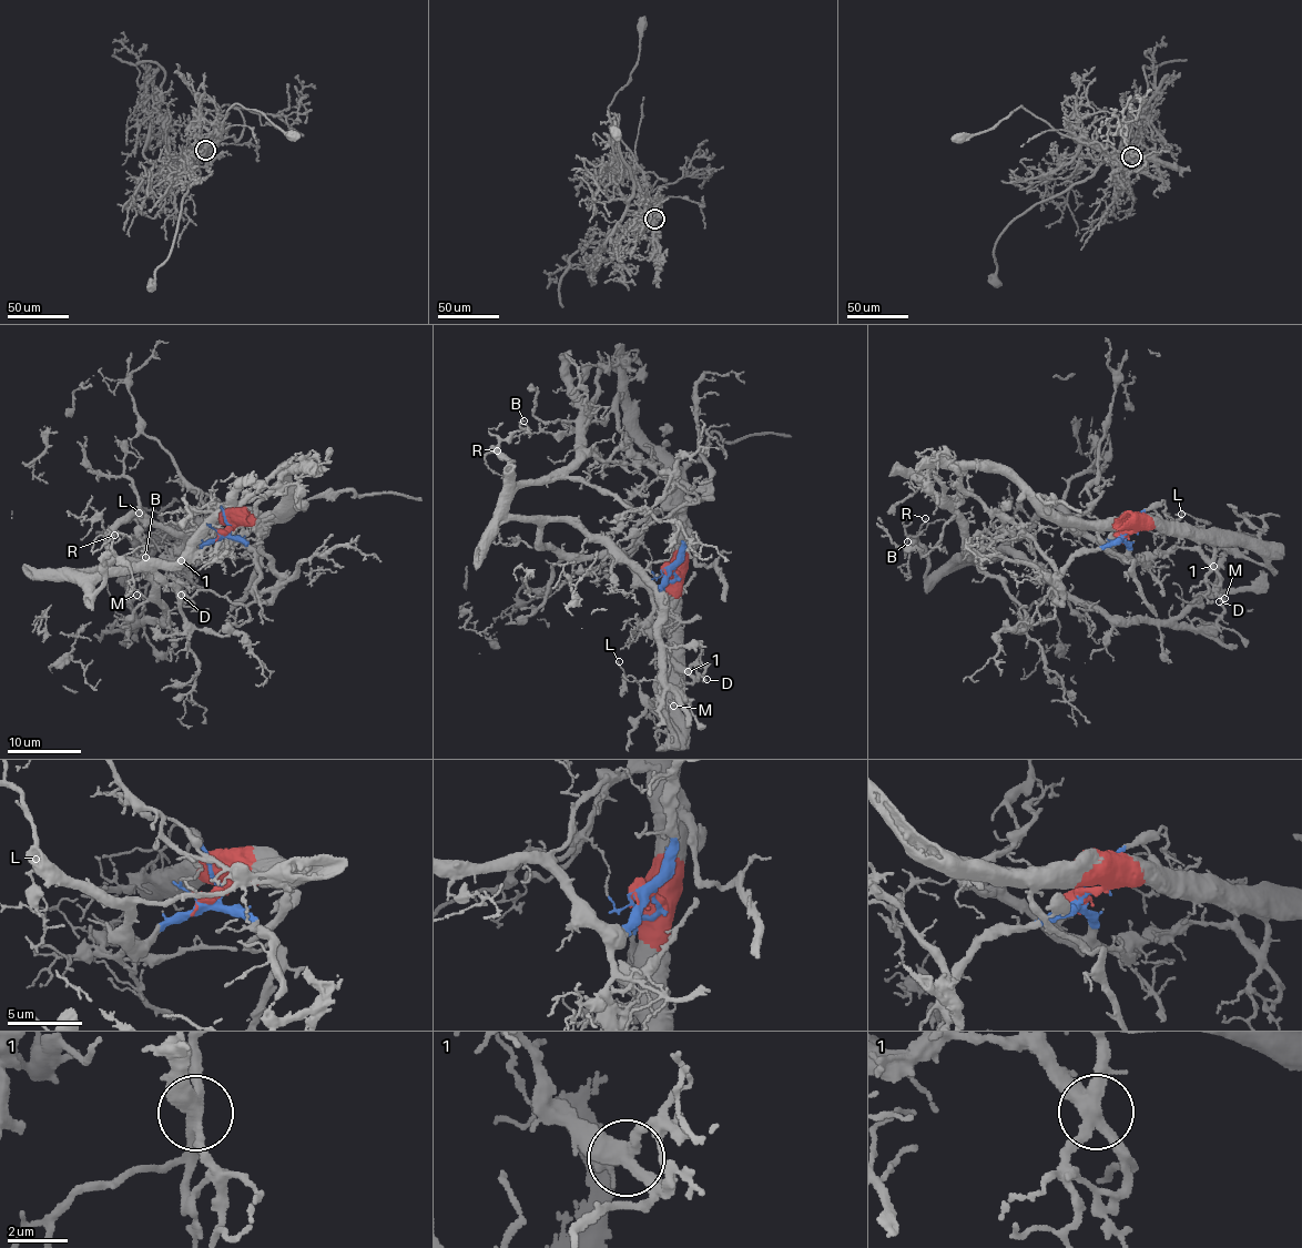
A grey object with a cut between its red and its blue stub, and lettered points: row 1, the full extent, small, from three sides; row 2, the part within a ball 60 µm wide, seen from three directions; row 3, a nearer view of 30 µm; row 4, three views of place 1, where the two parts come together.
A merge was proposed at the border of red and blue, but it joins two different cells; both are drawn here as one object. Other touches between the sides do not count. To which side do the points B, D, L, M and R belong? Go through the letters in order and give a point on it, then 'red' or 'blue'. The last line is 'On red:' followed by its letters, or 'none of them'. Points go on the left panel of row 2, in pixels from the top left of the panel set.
B: at (145, 557); blue
D: at (181, 595); red
L: at (139, 513); red
M: at (136, 595); red
R: at (114, 535); blue
On red: D, L, M

